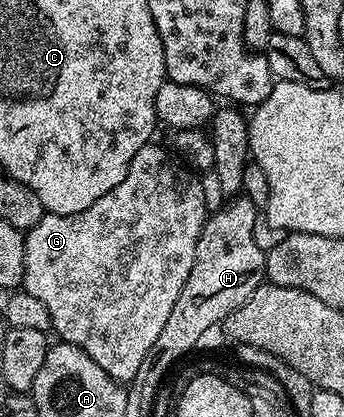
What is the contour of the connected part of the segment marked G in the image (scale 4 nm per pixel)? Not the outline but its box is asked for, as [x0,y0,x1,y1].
[23,141,207,385]

